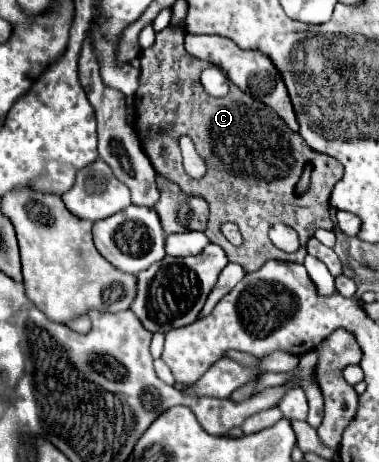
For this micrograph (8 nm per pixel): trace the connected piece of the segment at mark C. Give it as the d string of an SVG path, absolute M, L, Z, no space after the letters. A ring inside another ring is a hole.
M164 28L162 32L156 34L156 42L148 48L142 50L140 54L140 88L134 94L134 106L136 106L136 132L138 132L138 140L140 146L144 150L144 154L148 156L150 164L154 166L158 176L164 176L166 180L182 186L182 190L190 196L200 196L208 202L210 206L210 220L208 220L208 230L206 236L210 238L212 244L222 246L222 250L226 252L230 262L236 262L244 268L244 272L254 272L258 270L266 260L284 260L284 262L304 262L306 256L306 242L314 236L314 232L318 228L326 228L332 230L332 218L330 218L330 208L328 208L328 198L330 198L330 190L334 188L334 184L342 178L344 170L342 164L326 154L318 154L314 150L310 150L310 146L306 146L306 142L302 142L302 138L292 132L286 130L286 124L262 102L258 102L252 96L246 96L242 90L238 90L238 86L230 84L230 92L224 98L214 98L208 96L202 86L200 86L200 72L204 68L208 68L208 62L200 62L194 56L186 54L182 42L184 42L184 28ZM186 134L192 138L194 146L198 148L200 158L206 162L206 174L202 178L190 178L182 166L182 154L178 148L178 138ZM306 164L312 164L312 176L310 176L310 186L306 192L296 192L296 184L300 180L300 174L304 170ZM224 222L234 222L238 224L244 244L240 248L234 248L220 232L220 226ZM276 222L284 222L288 226L292 226L298 236L300 236L300 248L294 254L286 254L282 250L278 250L270 238L268 238L268 230L276 224Z

